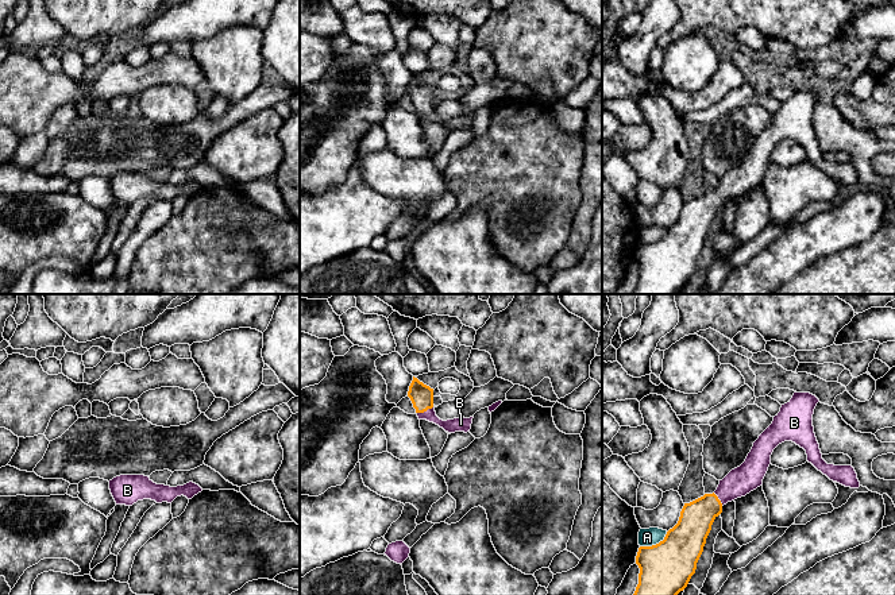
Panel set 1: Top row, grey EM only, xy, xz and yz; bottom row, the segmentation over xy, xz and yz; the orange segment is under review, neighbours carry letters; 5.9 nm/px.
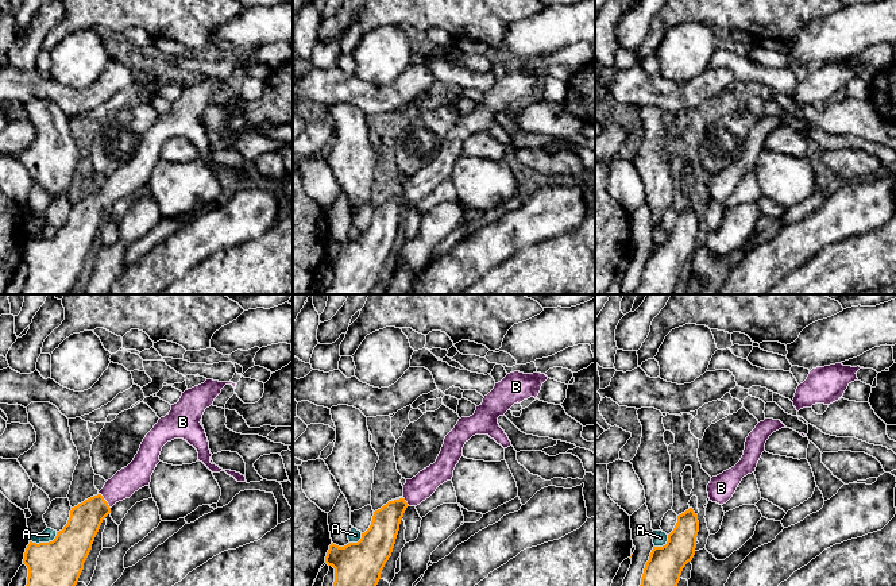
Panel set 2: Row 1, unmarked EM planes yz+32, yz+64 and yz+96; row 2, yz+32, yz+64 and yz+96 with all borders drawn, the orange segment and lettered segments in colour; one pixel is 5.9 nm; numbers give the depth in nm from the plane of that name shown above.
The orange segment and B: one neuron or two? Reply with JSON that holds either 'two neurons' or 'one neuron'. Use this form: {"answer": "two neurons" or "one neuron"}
{"answer": "one neuron"}

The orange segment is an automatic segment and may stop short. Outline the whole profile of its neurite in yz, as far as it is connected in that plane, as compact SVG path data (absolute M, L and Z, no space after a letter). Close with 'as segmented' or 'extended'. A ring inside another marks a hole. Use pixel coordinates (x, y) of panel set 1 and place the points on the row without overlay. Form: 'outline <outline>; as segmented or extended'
outline M795 89L792 96L782 103L780 109L774 115L772 121L753 140L745 159L720 178L720 182L713 192L705 192L690 201L684 201L678 221L667 229L663 239L652 244L639 246L636 262L640 266L640 271L633 294L676 294L687 285L691 274L695 271L697 260L703 250L711 223L722 210L722 204L737 196L745 194L763 182L763 177L771 162L771 152L774 147L784 139L792 139L803 146L807 152L807 159L830 178L850 186L860 185L857 171L852 163L828 162L822 157L813 124L813 112L818 100L819 97L810 90Z; extended

